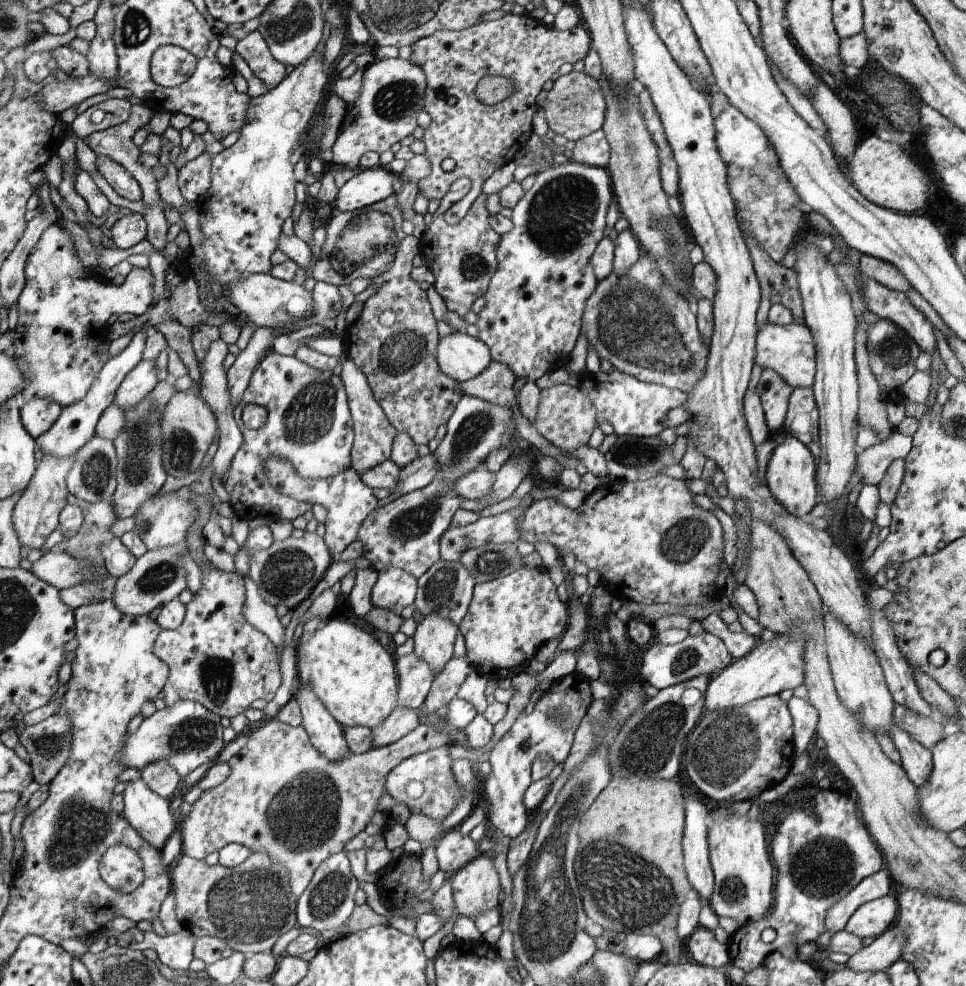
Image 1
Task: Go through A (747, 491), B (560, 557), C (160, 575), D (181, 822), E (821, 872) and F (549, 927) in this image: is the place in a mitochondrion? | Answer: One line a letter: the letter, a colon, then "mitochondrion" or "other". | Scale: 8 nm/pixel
A: other
B: other
C: mitochondrion
D: other
E: mitochondrion
F: mitochondrion

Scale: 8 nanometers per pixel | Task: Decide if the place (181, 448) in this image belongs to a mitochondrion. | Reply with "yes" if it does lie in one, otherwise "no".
yes

